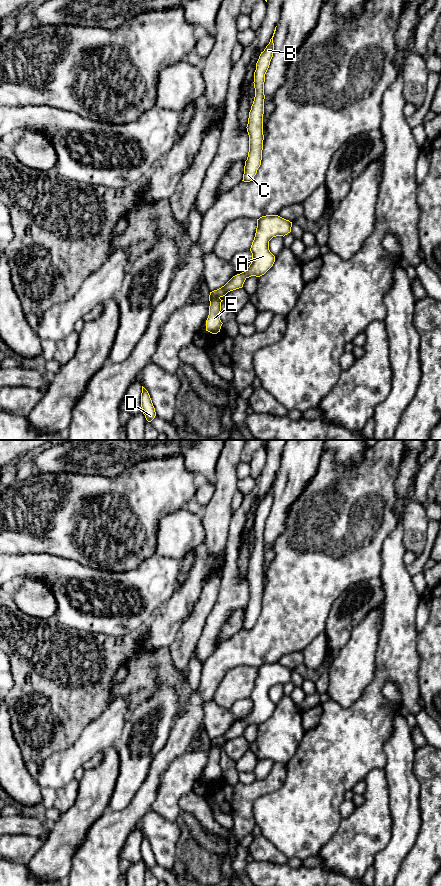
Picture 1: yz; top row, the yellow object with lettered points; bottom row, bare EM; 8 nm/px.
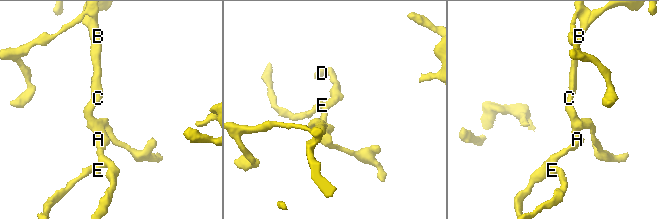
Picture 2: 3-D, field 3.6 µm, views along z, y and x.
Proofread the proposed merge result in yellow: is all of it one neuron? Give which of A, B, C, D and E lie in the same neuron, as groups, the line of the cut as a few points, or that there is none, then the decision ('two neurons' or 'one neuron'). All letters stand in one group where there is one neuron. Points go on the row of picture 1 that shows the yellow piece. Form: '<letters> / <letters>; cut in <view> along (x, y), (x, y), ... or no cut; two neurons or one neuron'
A B C D E; no cut; one neuron

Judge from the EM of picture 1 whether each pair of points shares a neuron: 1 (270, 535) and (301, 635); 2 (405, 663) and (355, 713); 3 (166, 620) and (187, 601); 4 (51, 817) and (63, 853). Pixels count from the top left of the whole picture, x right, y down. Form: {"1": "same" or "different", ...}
{"1": "different", "2": "same", "3": "same", "4": "different"}

